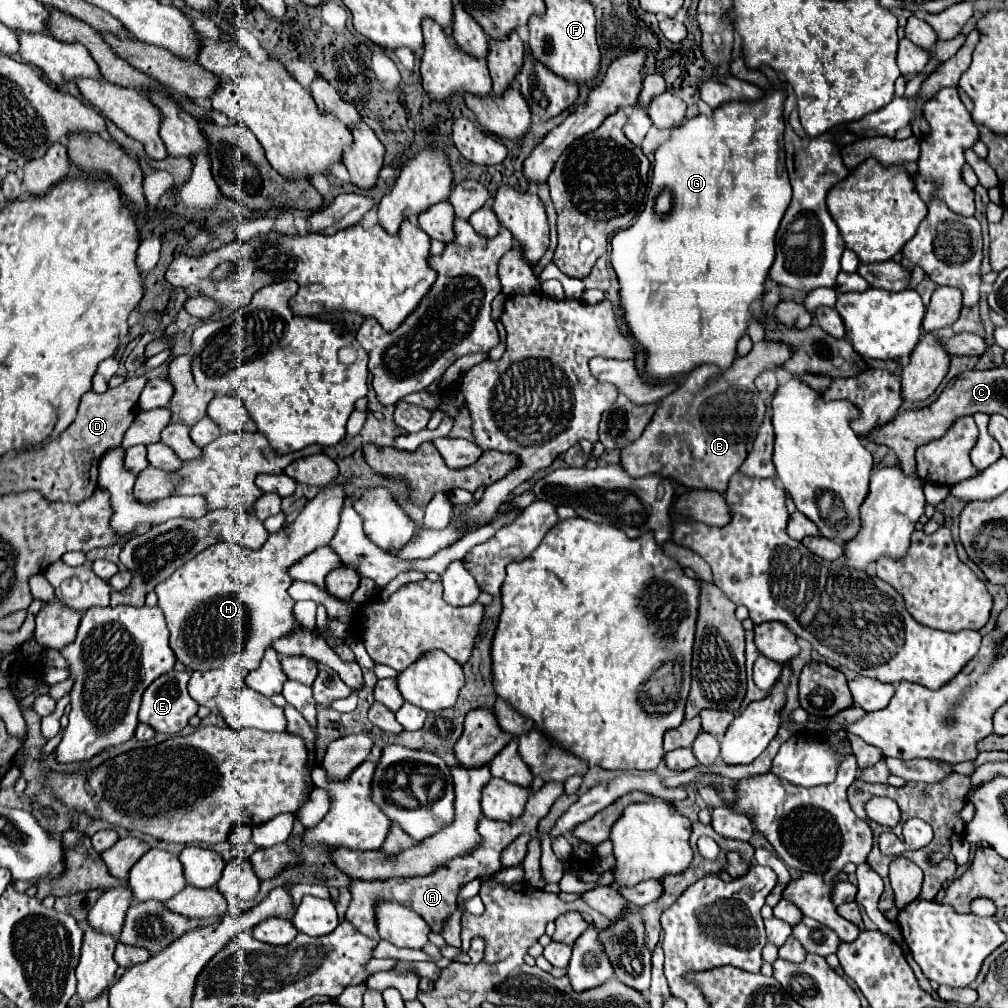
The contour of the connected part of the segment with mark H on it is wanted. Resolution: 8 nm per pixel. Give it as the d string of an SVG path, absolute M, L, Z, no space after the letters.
M338 485L328 487L320 491L312 501L308 501L302 513L290 525L284 525L280 531L272 533L262 549L252 551L236 543L222 541L204 549L200 555L196 555L184 567L180 567L180 571L176 571L172 577L160 583L156 587L158 605L164 611L164 617L168 619L170 647L176 659L184 663L190 671L210 671L222 667L238 667L254 671L256 667L260 667L264 651L272 647L272 641L286 637L296 627L296 619L292 613L294 599L288 595L288 587L292 585L294 579L288 575L288 569L314 549L324 547L332 541L340 521L342 507L344 507L342 487Z

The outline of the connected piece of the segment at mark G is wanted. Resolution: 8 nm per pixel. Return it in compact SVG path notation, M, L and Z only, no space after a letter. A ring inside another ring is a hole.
M770 87L766 89L764 97L760 101L730 101L724 103L724 107L716 107L714 113L708 117L704 113L688 119L684 125L672 129L668 141L664 141L654 159L654 175L652 175L652 187L650 187L650 203L646 203L644 211L636 217L634 225L628 229L620 229L612 237L612 267L618 275L620 281L620 299L622 299L622 309L624 309L624 321L630 327L632 337L642 345L642 349L648 353L646 361L646 371L648 377L654 381L670 381L682 373L690 373L694 367L702 363L714 363L720 369L730 367L734 357L736 357L736 343L744 335L748 327L748 319L752 317L750 305L764 295L764 281L768 277L770 265L774 261L774 239L778 225L784 217L784 211L792 199L792 187L786 173L786 153L784 153L784 101L786 101L786 87L776 89ZM668 187L672 191L672 209L664 219L656 217L656 209L652 199L662 193L662 189Z

